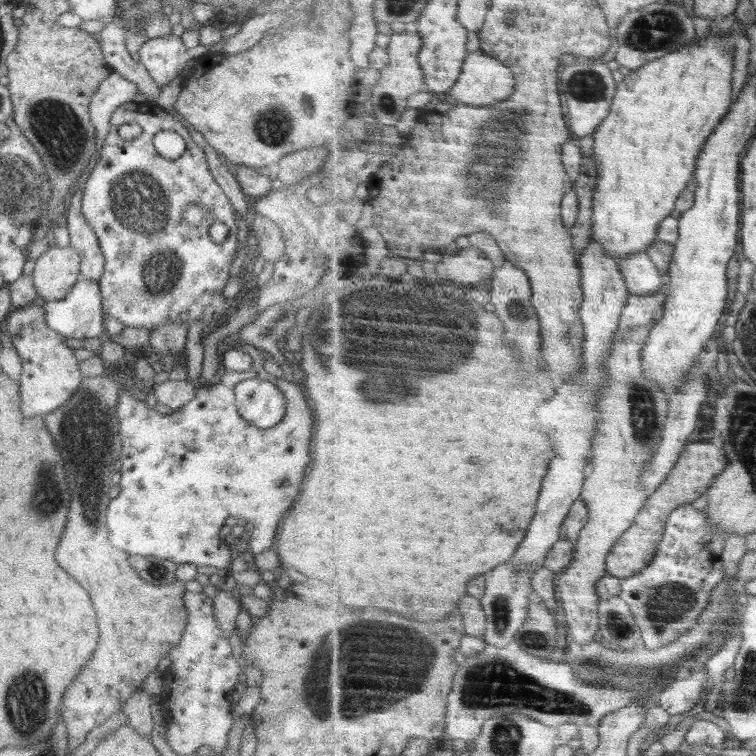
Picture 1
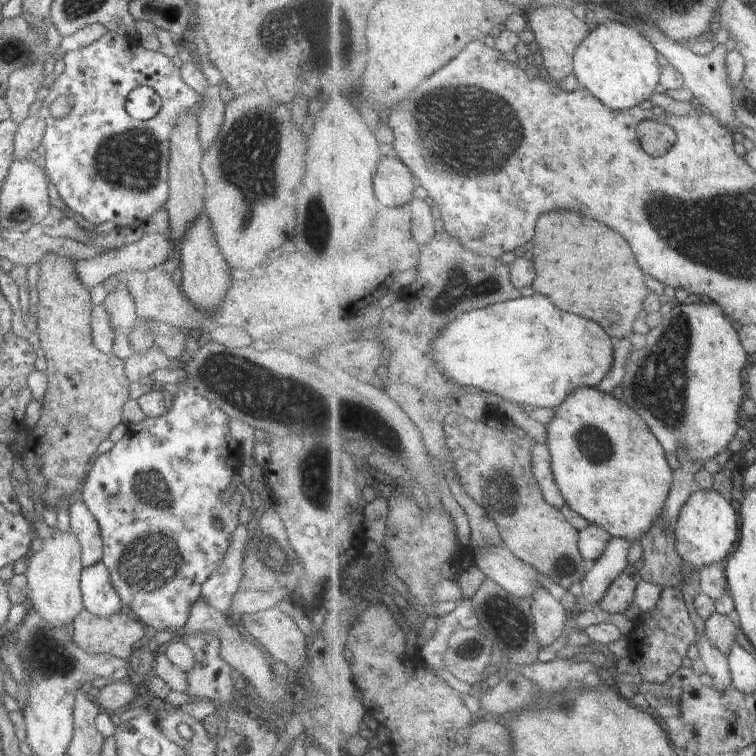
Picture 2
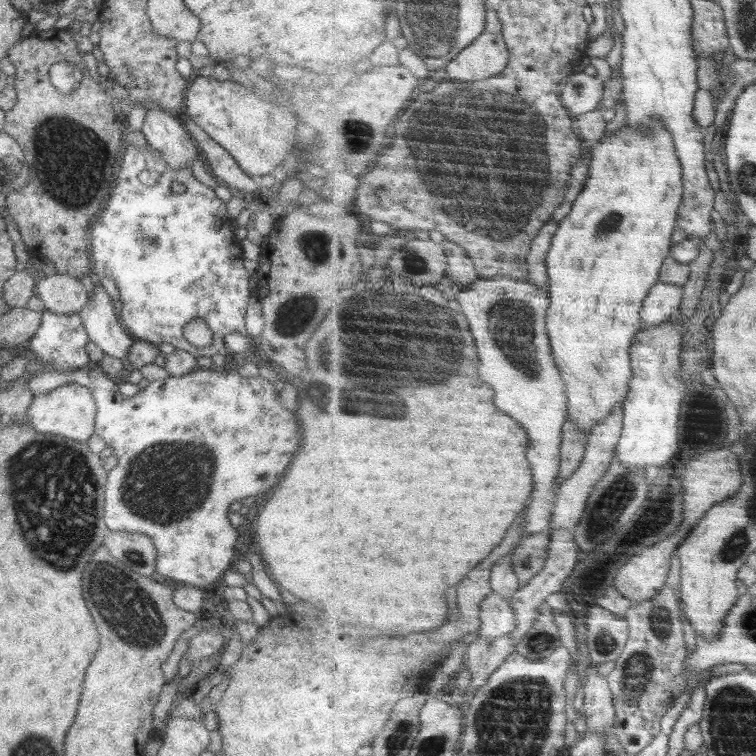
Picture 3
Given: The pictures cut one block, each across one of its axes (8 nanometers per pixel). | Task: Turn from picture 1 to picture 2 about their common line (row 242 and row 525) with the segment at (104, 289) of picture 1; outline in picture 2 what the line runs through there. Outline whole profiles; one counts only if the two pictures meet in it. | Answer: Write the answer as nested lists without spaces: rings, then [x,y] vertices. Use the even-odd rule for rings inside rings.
[[[185,379],[177,383],[178,390],[173,398],[171,410],[161,417],[146,417],[142,422],[132,424],[127,427],[127,431],[122,438],[114,443],[114,446],[105,453],[97,454],[93,465],[85,478],[82,488],[82,502],[88,507],[90,514],[94,516],[101,530],[103,538],[103,557],[101,561],[108,569],[113,589],[121,598],[121,604],[128,606],[131,616],[140,620],[142,624],[148,624],[157,631],[170,631],[180,635],[188,620],[191,606],[194,601],[201,596],[202,583],[216,570],[216,566],[221,561],[224,551],[228,548],[229,540],[238,522],[238,513],[242,506],[242,495],[236,492],[232,496],[230,504],[220,504],[218,494],[226,488],[231,488],[233,478],[240,472],[241,451],[238,441],[232,437],[228,422],[230,419],[225,412],[213,405],[206,397],[198,394],[194,387],[188,386]],[[222,521],[222,527],[216,527],[216,522]],[[144,524],[144,526],[142,526]]]

